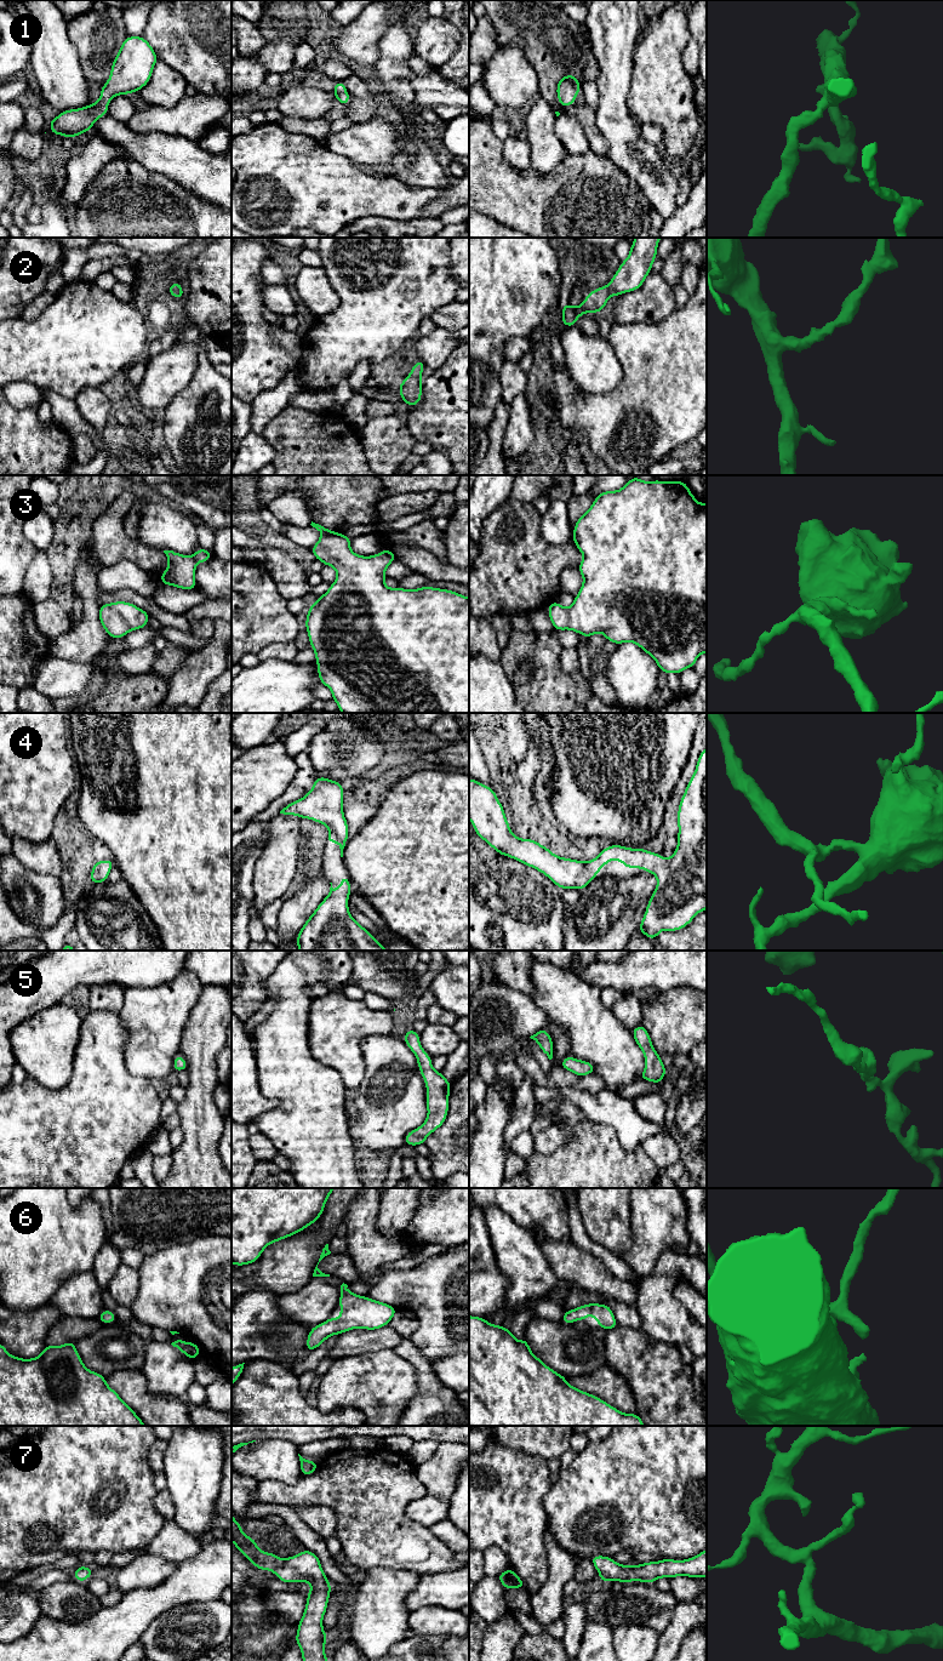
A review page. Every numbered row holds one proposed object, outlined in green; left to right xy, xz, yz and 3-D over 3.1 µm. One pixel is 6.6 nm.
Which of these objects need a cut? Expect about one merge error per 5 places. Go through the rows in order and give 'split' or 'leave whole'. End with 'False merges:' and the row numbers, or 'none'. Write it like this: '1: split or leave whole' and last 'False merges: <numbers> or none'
1: leave whole
2: leave whole
3: leave whole
4: leave whole
5: leave whole
6: leave whole
7: leave whole
False merges: none

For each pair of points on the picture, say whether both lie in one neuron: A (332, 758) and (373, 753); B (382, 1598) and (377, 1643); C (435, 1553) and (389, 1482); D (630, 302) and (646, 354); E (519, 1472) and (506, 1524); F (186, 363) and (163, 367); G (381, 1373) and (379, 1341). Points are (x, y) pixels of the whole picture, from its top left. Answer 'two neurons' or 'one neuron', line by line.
A: one neuron
B: one neuron
C: one neuron
D: two neurons
E: one neuron
F: one neuron
G: two neurons

